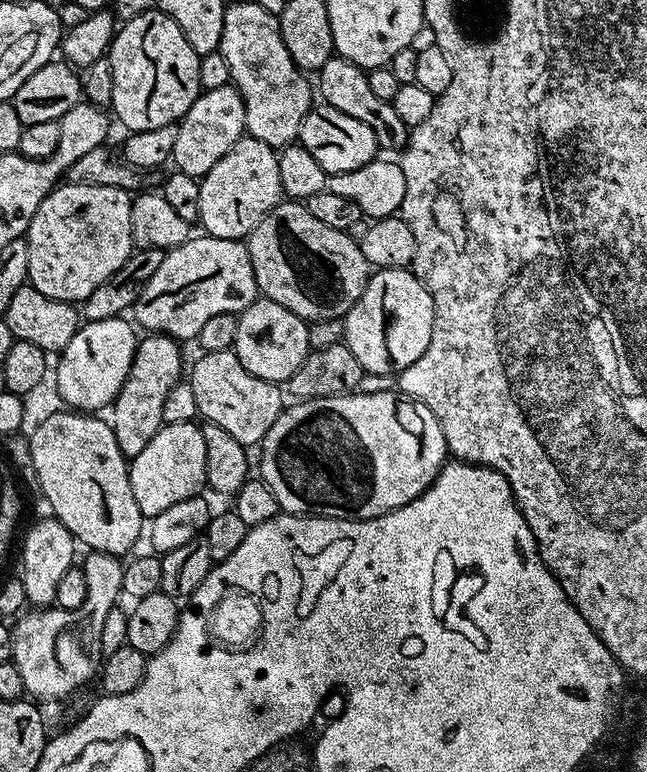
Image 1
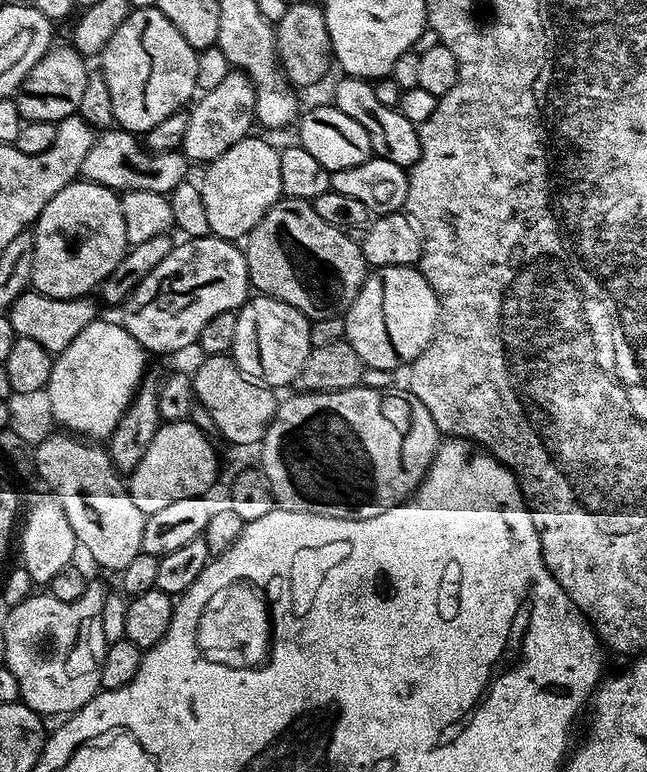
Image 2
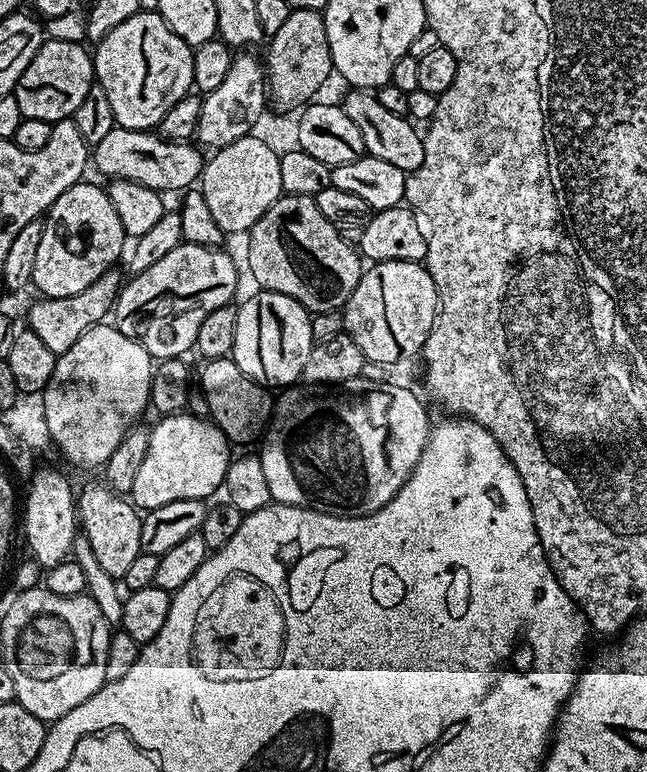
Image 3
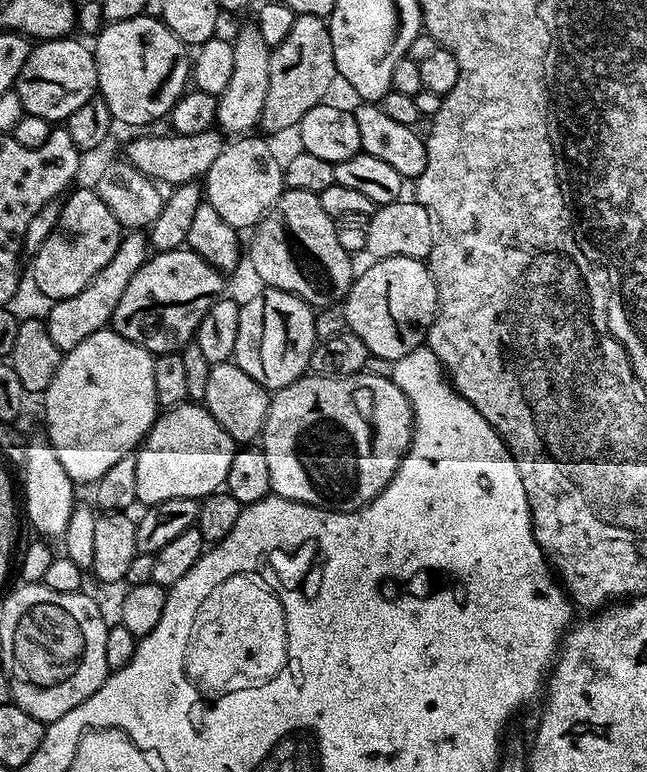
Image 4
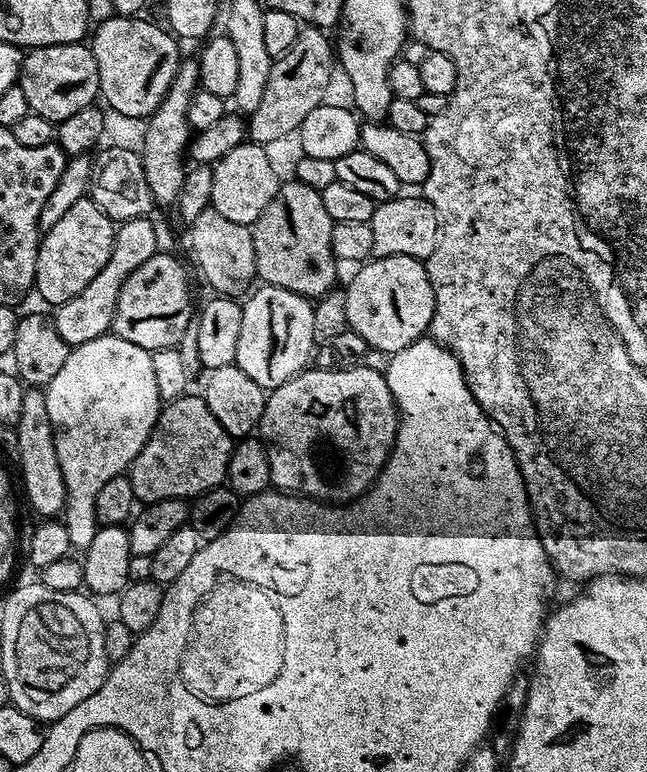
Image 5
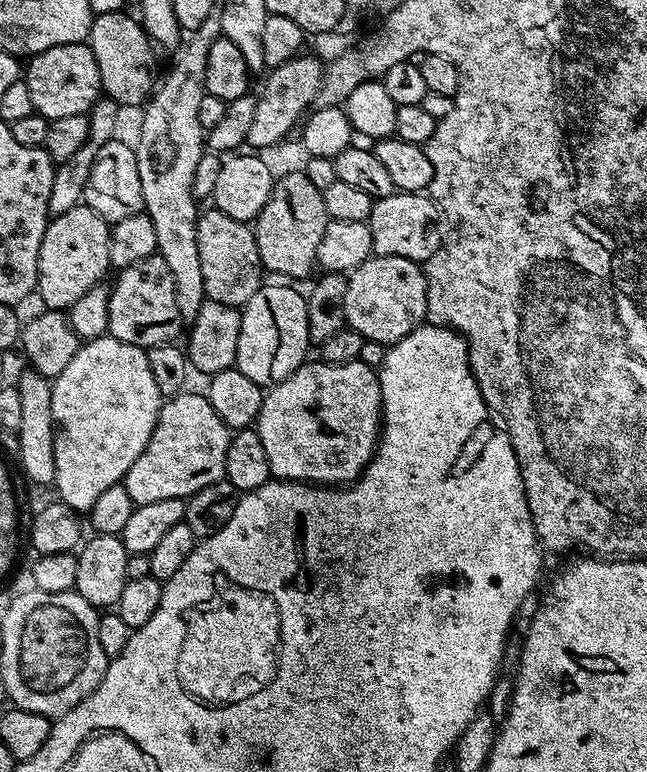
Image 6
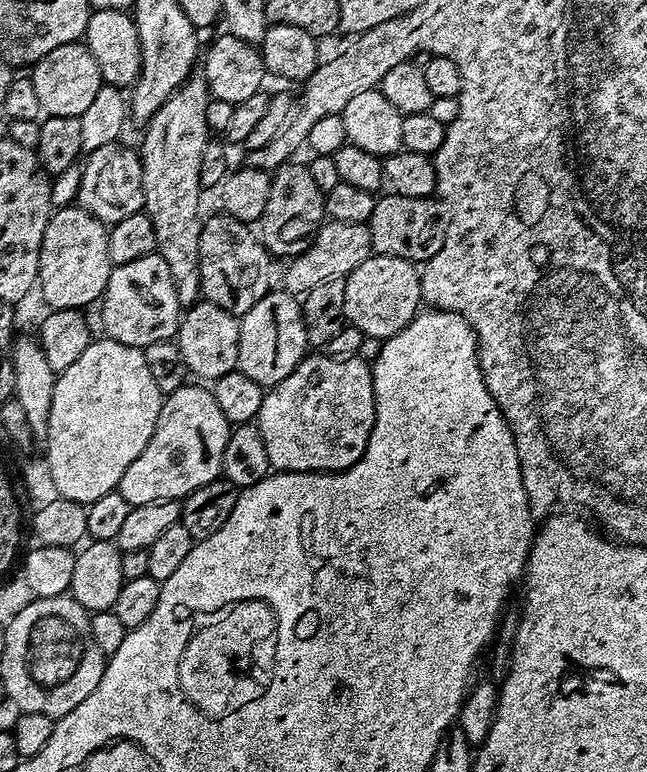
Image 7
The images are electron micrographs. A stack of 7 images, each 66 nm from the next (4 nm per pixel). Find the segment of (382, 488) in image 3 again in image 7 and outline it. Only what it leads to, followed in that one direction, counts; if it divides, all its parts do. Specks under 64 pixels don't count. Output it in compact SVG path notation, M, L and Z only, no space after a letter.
M308 354L282 382L265 391L258 427L275 471L341 472L362 458L375 421L369 361L360 356L339 360L327 354Z

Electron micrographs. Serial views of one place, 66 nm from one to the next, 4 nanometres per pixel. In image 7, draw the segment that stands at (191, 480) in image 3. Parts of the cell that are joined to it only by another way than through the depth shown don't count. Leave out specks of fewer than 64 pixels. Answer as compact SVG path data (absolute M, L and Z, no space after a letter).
M199 383L183 384L178 390L163 397L158 414L158 422L154 426L154 434L150 434L150 442L146 442L146 450L126 466L126 474L120 479L119 492L130 505L158 502L159 500L183 501L198 486L206 486L206 482L217 479L222 472L222 454L226 450L230 425L226 414L218 407L211 387Z

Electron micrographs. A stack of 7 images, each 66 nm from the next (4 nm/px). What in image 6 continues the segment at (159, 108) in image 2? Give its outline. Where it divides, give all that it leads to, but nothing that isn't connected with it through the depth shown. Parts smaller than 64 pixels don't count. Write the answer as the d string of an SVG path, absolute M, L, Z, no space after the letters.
M121 10L95 17L92 29L88 31L87 43L94 54L94 62L98 62L100 87L103 95L115 100L118 105L143 105L149 99L156 78L156 55L151 38L144 32L144 26L135 15L127 16Z

